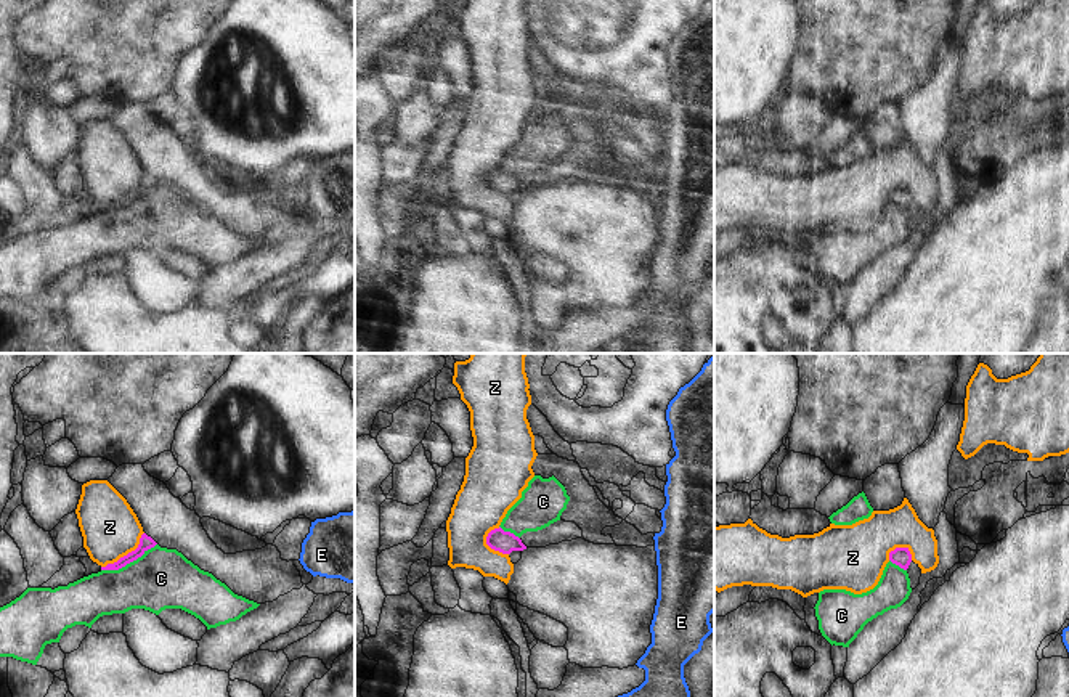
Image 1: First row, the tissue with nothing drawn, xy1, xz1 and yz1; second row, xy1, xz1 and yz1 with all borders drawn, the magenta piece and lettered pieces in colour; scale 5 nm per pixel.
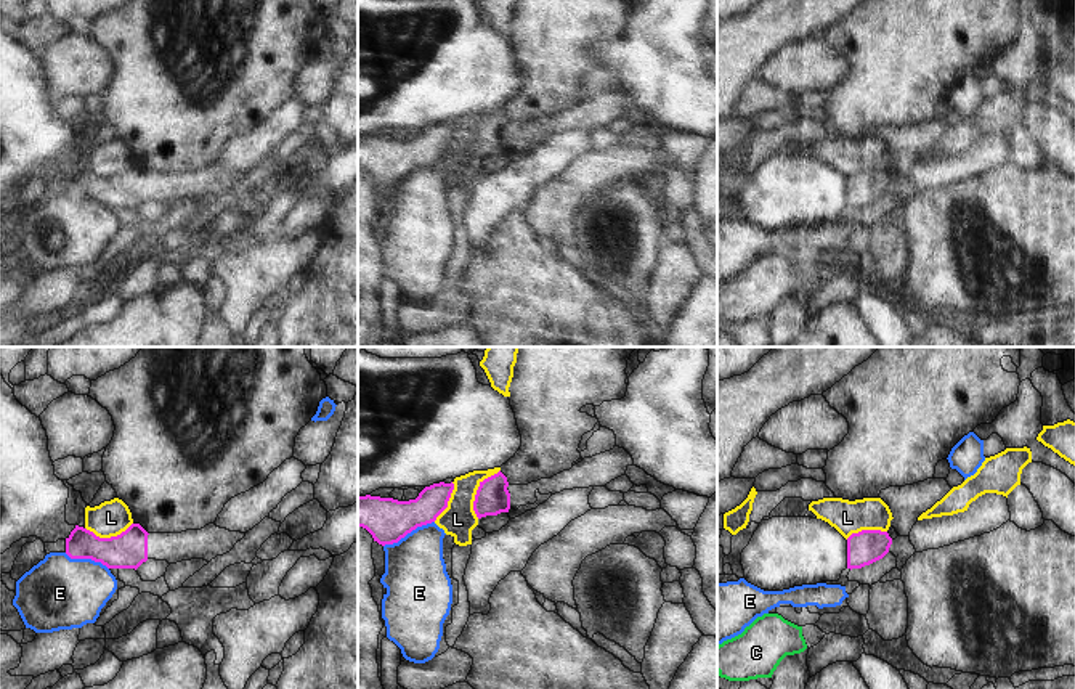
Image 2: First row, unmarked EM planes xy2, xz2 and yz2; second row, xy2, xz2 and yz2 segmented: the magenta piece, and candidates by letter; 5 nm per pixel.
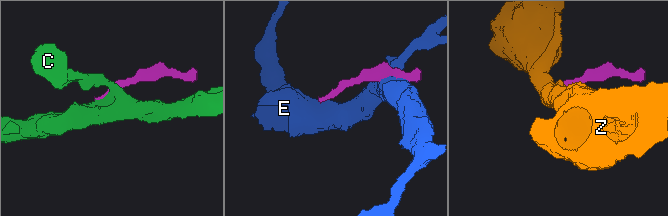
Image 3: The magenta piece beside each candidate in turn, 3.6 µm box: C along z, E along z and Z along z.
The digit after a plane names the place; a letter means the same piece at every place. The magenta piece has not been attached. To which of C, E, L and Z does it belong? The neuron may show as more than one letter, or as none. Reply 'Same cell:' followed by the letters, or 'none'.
Same cell: none

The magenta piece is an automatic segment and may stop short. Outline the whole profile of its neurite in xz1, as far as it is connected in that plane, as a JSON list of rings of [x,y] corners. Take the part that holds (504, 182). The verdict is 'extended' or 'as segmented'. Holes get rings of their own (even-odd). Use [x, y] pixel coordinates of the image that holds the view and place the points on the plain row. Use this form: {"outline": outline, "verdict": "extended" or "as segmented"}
{"outline": [[[501,167],[494,169],[486,177],[486,185],[502,194],[510,194],[512,191],[523,191],[526,186],[518,177],[510,172],[504,172]]], "verdict": "as segmented"}

